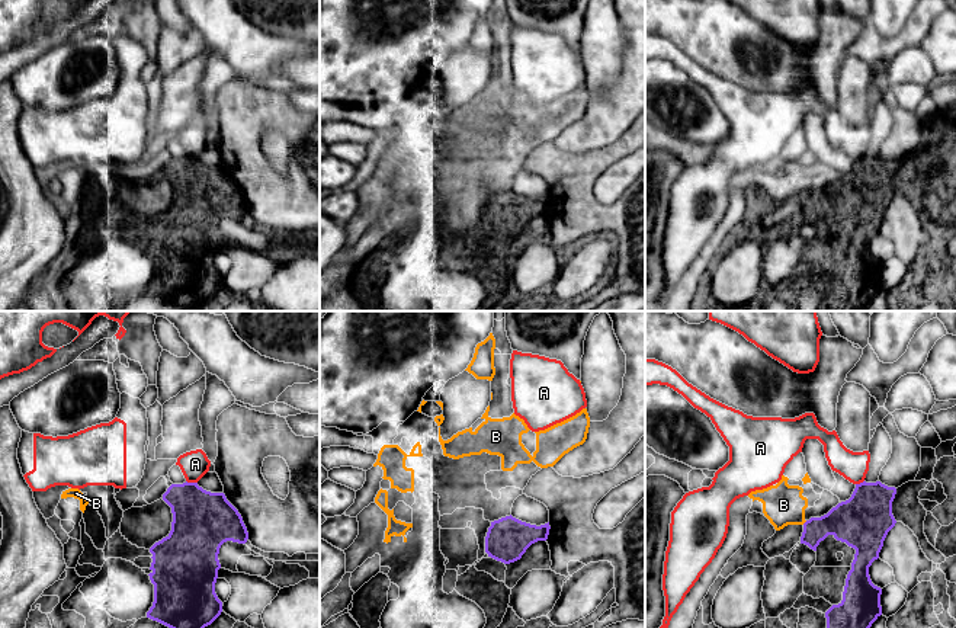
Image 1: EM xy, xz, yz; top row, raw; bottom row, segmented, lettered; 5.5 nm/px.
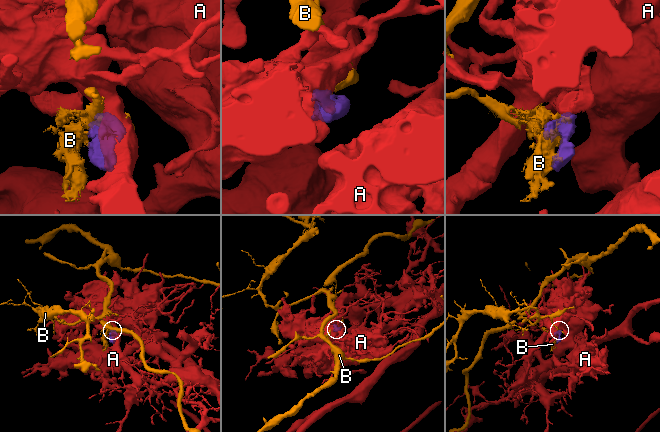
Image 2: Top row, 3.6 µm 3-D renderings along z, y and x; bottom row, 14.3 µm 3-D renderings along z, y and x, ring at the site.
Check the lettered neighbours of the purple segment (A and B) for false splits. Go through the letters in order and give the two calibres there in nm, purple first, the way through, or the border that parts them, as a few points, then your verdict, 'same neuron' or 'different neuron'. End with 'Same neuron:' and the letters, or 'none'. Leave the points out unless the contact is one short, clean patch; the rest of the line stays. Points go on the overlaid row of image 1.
A: 340 nm thick on the purple side, 160 nm on the other; border along xy (186, 480), (196, 483); different neuron
B: 240 nm thick on the purple side, 220 nm on the other; border along yz (807, 521), (802, 524); different neuron
Same neuron: none

